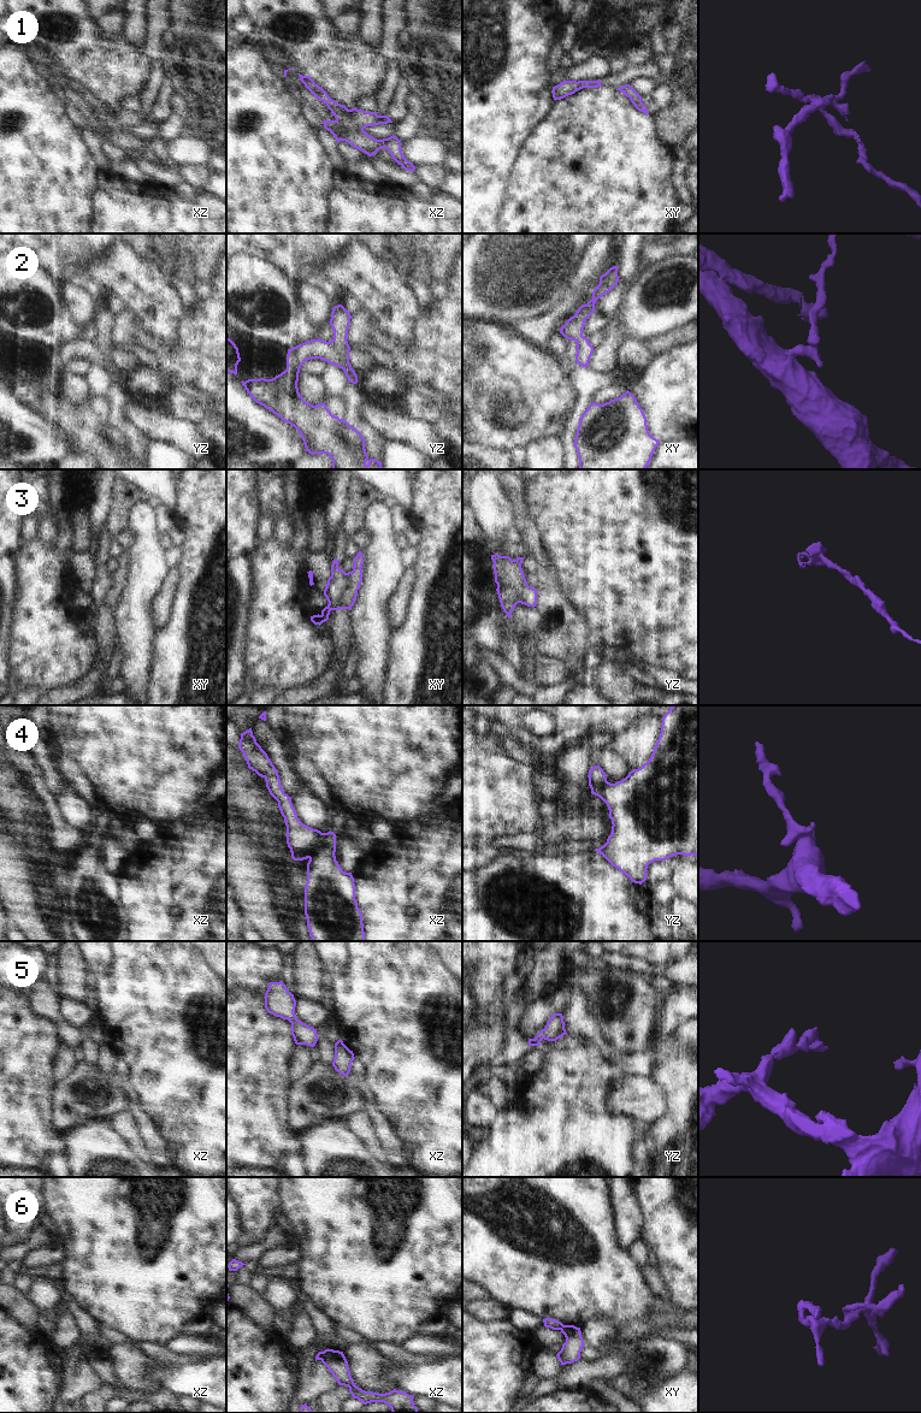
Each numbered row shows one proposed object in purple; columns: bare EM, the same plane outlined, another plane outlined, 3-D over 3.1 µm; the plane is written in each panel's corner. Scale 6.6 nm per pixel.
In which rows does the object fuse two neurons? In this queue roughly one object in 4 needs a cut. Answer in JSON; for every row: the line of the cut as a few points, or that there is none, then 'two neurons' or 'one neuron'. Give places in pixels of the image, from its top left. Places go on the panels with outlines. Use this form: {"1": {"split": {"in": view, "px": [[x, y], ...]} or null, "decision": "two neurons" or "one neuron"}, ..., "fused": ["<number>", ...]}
{"1": {"split": null, "decision": "one neuron"}, "2": {"split": null, "decision": "one neuron"}, "3": {"split": null, "decision": "one neuron"}, "4": {"split": {"in": "xz", "px": [[335, 839], [325, 835], [323, 843], [308, 857]]}, "decision": "two neurons"}, "5": {"split": null, "decision": "one neuron"}, "6": {"split": {"in": "xy", "px": [[564, 1325], [559, 1329]]}, "decision": "two neurons"}, "fused": ["4", "6"]}

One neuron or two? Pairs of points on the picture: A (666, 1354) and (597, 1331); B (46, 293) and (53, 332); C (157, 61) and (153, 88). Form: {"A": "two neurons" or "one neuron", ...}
{"A": "one neuron", "B": "one neuron", "C": "one neuron"}

